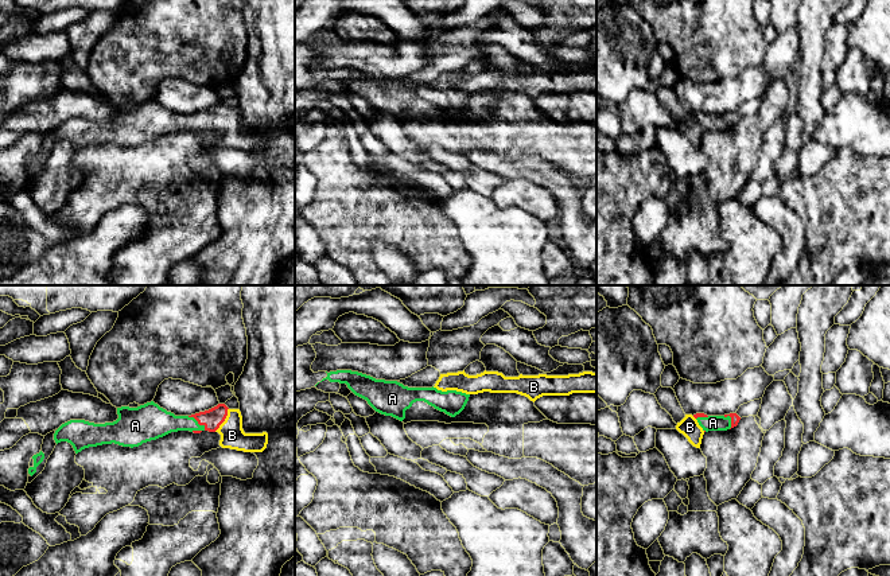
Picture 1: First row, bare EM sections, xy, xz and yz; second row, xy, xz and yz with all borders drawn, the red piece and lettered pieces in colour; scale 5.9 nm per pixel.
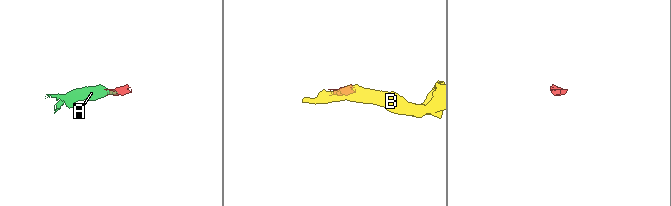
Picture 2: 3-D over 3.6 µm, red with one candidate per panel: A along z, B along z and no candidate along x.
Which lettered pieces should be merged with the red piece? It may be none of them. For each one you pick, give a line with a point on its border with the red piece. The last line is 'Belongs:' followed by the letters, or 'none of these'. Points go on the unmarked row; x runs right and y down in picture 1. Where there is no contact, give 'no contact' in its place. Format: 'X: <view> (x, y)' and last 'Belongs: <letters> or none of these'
A: xy (197, 119)
B: xy (224, 119)
Belongs: A, B

